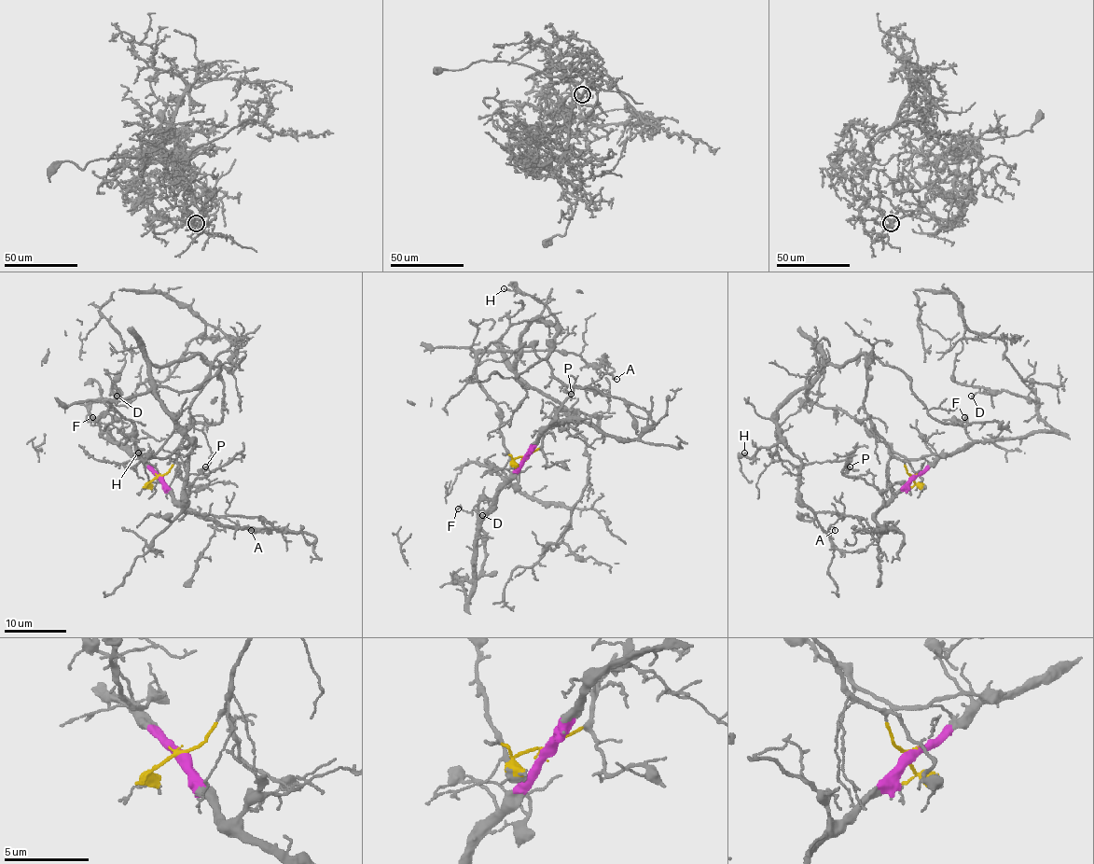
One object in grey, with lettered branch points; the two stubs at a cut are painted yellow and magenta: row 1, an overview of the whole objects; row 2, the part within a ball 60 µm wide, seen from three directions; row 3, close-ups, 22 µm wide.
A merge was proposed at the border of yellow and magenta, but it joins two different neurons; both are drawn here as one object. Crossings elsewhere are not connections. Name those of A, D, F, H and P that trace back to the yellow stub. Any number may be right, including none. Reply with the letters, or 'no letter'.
A, H

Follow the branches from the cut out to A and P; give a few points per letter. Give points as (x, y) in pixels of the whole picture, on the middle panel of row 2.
A: (524, 456), (557, 408), (574, 411), (518, 375), (533, 320), (557, 330), (557, 378), (616, 378)
P: (524, 458), (529, 445), (557, 417), (557, 411), (573, 389), (568, 386), (565, 389), (571, 394)

